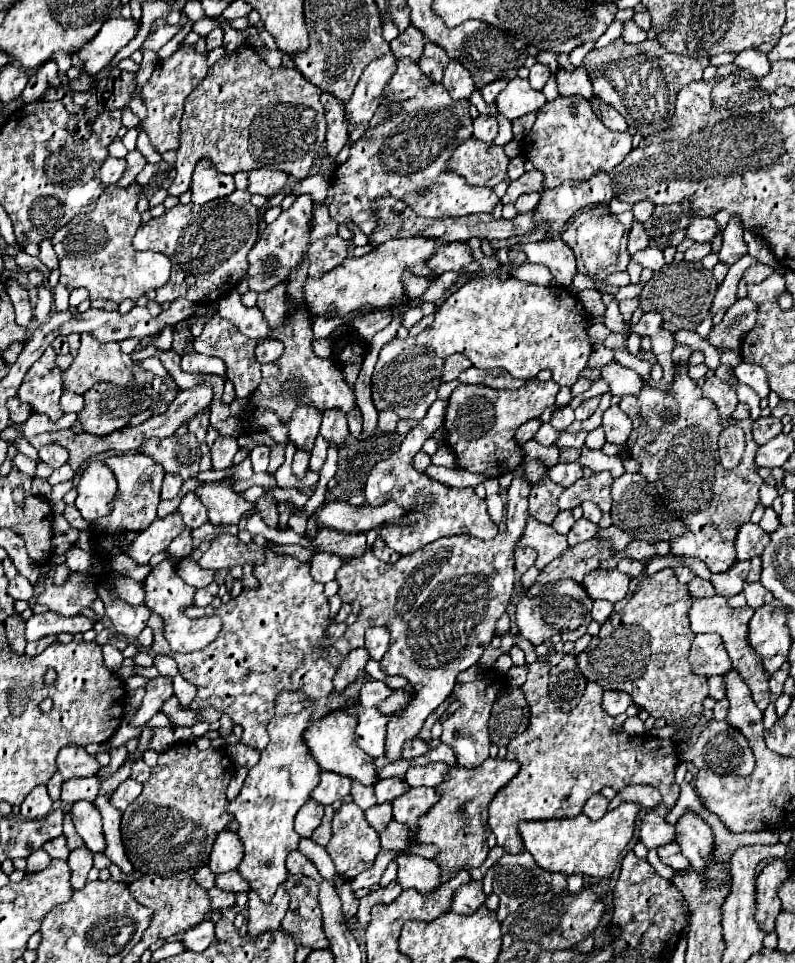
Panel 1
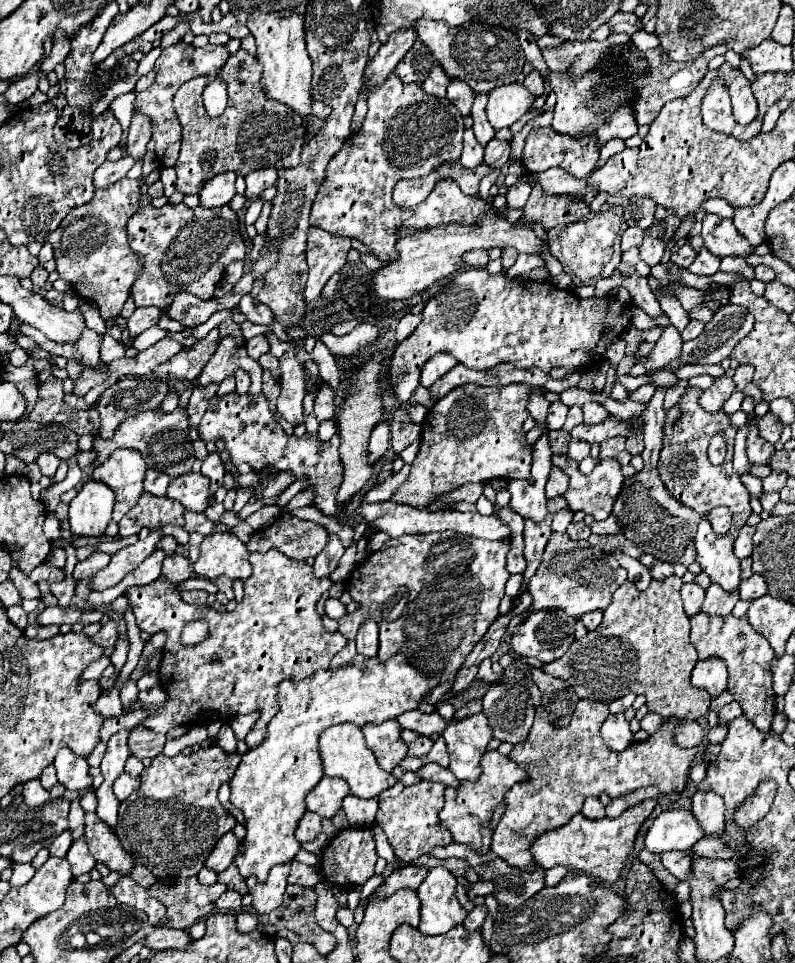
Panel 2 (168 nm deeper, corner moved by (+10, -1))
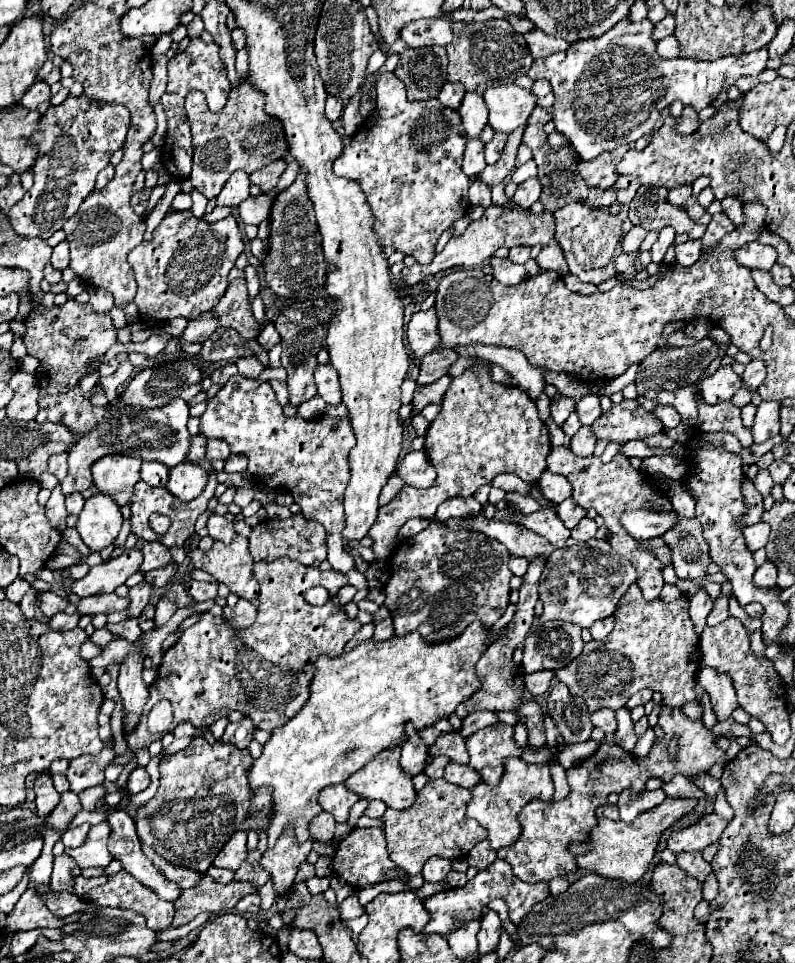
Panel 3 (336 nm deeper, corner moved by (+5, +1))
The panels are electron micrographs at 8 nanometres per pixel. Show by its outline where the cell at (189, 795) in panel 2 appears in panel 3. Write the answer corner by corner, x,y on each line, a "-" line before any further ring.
194,737
184,751
164,757
160,763
160,789
148,805
138,809
138,815
134,817
140,841
154,847
156,853
172,865
206,873
214,857
236,831
268,831
268,817
272,815
272,789
264,787
252,793
252,789
248,789
248,765
252,765
252,757
246,749
240,751
236,745
220,741
210,745
204,737

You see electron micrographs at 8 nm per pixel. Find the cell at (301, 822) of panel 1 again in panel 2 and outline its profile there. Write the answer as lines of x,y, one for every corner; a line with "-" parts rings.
305,811
303,819
299,821
299,827
295,829
295,837
301,843
305,843
305,841
313,841
319,833
321,833
321,817
311,811

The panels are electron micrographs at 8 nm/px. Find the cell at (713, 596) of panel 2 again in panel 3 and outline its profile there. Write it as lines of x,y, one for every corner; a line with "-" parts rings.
720,595
720,597
714,601
714,609
712,609
712,613
708,615
706,625
714,627
714,625
726,621
728,617
730,617
730,613
728,613
728,599
726,599
724,595

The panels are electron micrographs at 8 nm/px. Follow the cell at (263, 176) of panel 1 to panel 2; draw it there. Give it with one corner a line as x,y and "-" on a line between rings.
269,167
269,169
259,169
259,171
251,171
247,177
245,177
245,183
247,183
247,189
245,189
245,195
249,199
259,199
259,195
275,185
277,181
277,169

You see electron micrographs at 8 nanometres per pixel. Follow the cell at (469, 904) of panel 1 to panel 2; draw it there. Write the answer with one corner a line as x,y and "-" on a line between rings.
477,905
477,907
473,907
473,909
467,913
467,917
465,917
465,921
463,921
463,927
465,927
467,931
475,931
475,929
479,929
479,927
483,925
485,915
487,915
487,907
485,907
485,905

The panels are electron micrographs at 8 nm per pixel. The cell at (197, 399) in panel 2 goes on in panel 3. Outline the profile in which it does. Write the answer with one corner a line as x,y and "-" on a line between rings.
226,363
226,365
222,365
222,367
218,367
214,373
212,373
212,383
220,383
220,385
224,385
232,375
236,375
238,373
238,369
236,369
236,365
234,363

